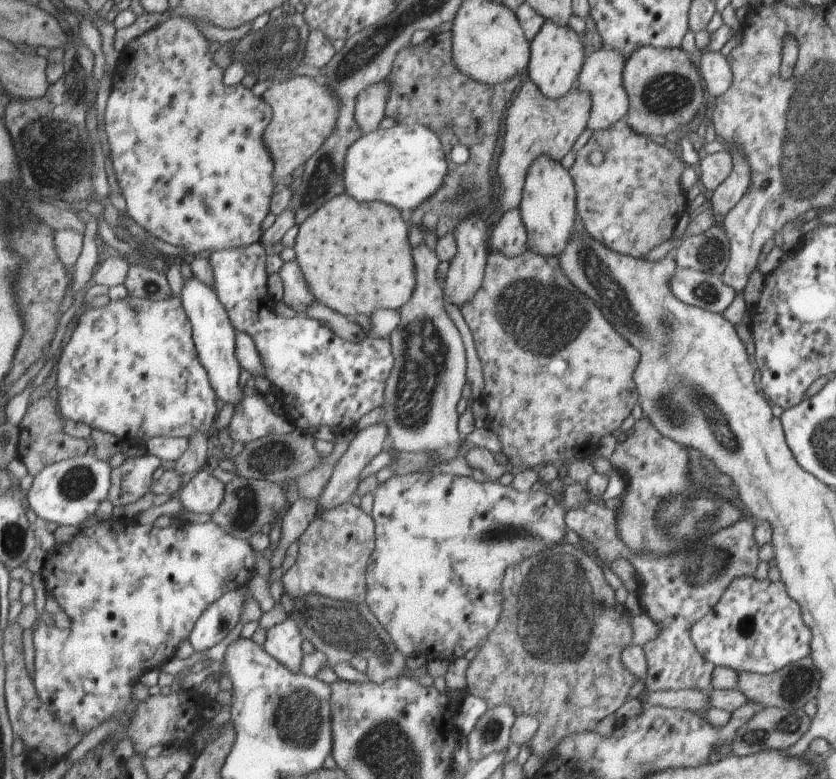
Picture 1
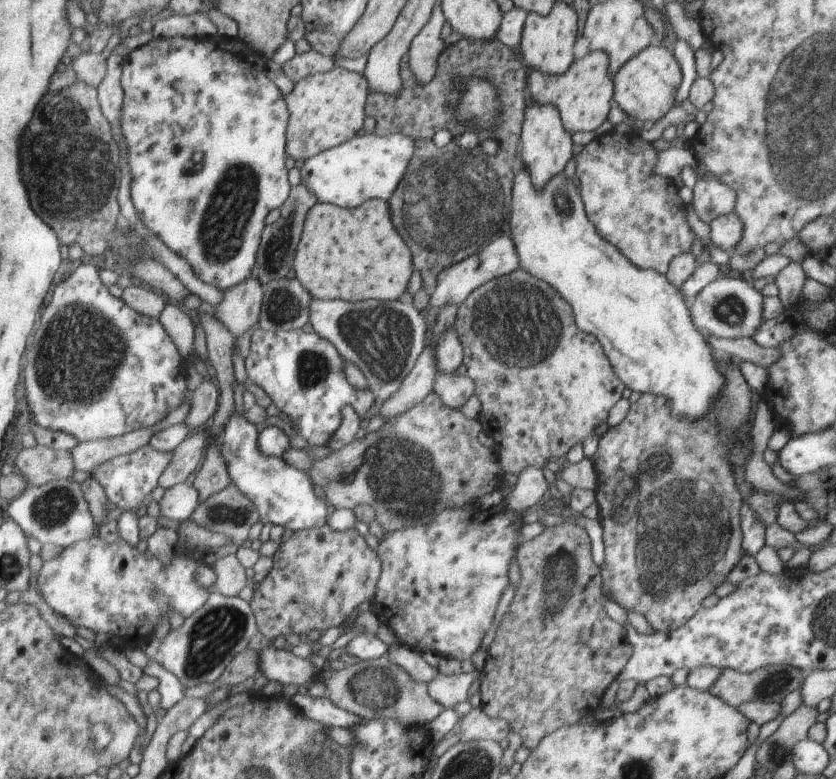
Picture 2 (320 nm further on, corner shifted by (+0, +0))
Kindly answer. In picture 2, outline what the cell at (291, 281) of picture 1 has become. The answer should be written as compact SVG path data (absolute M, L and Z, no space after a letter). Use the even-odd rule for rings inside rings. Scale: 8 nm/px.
M313 299L310 324L323 338L330 340L347 363L360 368L374 394L373 412L396 393L415 368L425 348L427 322L422 312L403 302L345 302L345 300Z

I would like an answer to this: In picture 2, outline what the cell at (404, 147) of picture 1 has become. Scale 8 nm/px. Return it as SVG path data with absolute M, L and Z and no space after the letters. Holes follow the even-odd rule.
M363 132L335 148L308 158L299 170L301 183L312 190L319 203L331 203L346 209L362 206L369 199L389 202L411 164L411 156L411 138L399 133L381 137Z

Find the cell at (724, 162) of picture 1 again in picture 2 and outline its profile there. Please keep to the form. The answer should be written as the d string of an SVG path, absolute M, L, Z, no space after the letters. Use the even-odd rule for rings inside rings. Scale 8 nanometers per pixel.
M696 180L692 187L692 201L696 215L701 222L709 224L722 215L733 212L736 204L736 191L720 180Z

